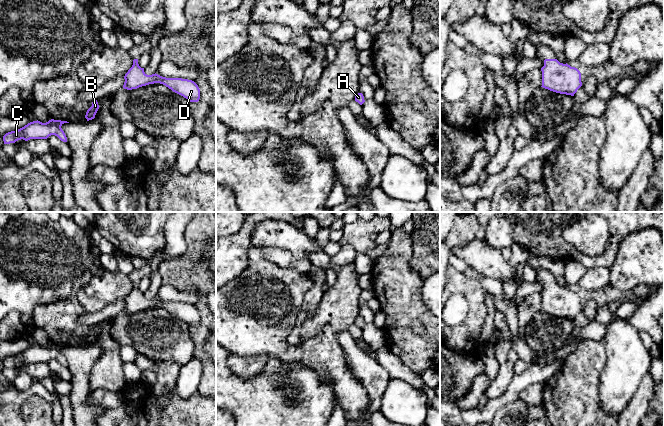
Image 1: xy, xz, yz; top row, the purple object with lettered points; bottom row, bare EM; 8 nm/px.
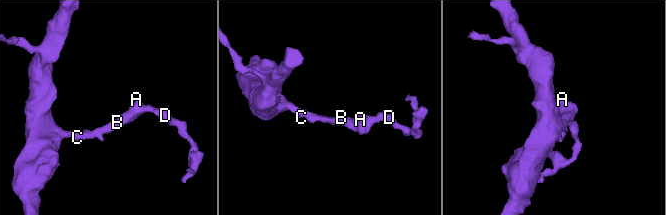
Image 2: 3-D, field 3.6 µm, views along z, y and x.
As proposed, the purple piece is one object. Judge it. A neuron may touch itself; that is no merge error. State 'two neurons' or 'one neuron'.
one neuron

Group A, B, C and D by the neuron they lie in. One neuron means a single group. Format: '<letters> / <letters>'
A B C D

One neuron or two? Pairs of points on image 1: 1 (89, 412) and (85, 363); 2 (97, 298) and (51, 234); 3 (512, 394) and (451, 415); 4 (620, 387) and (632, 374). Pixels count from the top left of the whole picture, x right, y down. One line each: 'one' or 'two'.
1: one
2: two
3: one
4: one

